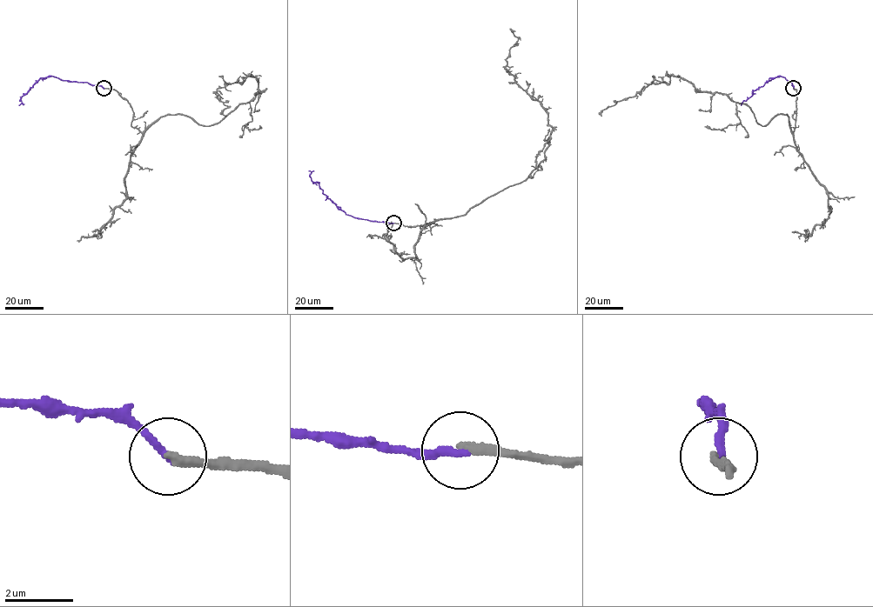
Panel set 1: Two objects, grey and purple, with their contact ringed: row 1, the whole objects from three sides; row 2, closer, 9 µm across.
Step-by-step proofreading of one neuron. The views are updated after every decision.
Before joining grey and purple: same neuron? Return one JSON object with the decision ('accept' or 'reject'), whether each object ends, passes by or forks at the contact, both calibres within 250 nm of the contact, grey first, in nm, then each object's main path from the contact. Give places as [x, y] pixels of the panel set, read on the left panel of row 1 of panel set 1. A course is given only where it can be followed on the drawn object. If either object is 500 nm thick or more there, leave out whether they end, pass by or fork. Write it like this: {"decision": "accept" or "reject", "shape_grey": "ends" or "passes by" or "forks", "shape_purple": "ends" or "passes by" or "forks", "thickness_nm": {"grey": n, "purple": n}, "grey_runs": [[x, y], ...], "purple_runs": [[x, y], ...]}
{"decision": "reject", "shape_grey": "ends", "shape_purple": "ends", "thickness_nm": {"grey": 240, "purple": 240}, "grey_runs": [[104, 88], [144, 132], [168, 114], [212, 125], [262, 92], [255, 77], [217, 89], [225, 116]], "purple_runs": [[104, 88], [53, 76], [41, 77], [22, 96], [19, 105]]}

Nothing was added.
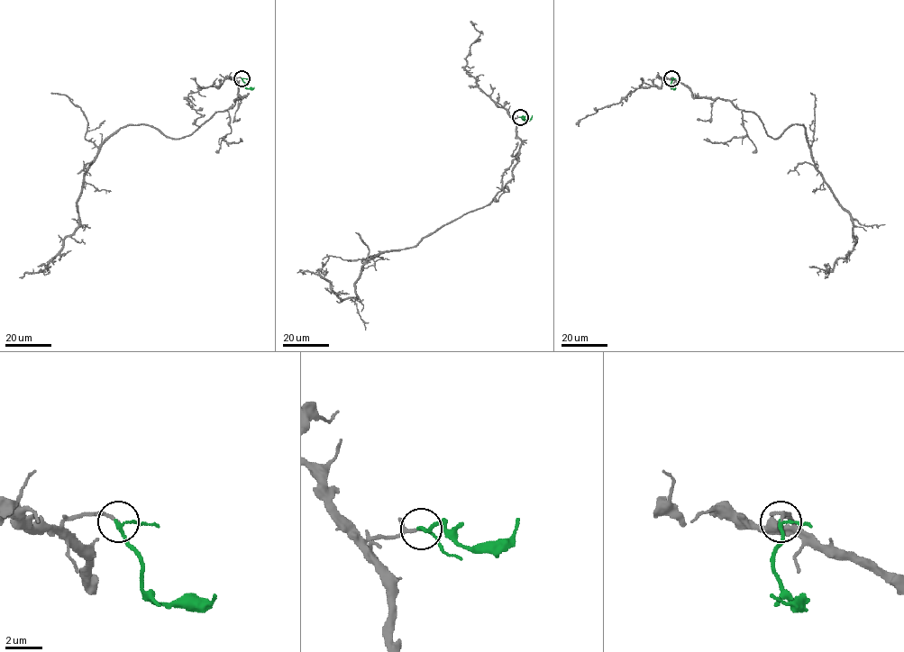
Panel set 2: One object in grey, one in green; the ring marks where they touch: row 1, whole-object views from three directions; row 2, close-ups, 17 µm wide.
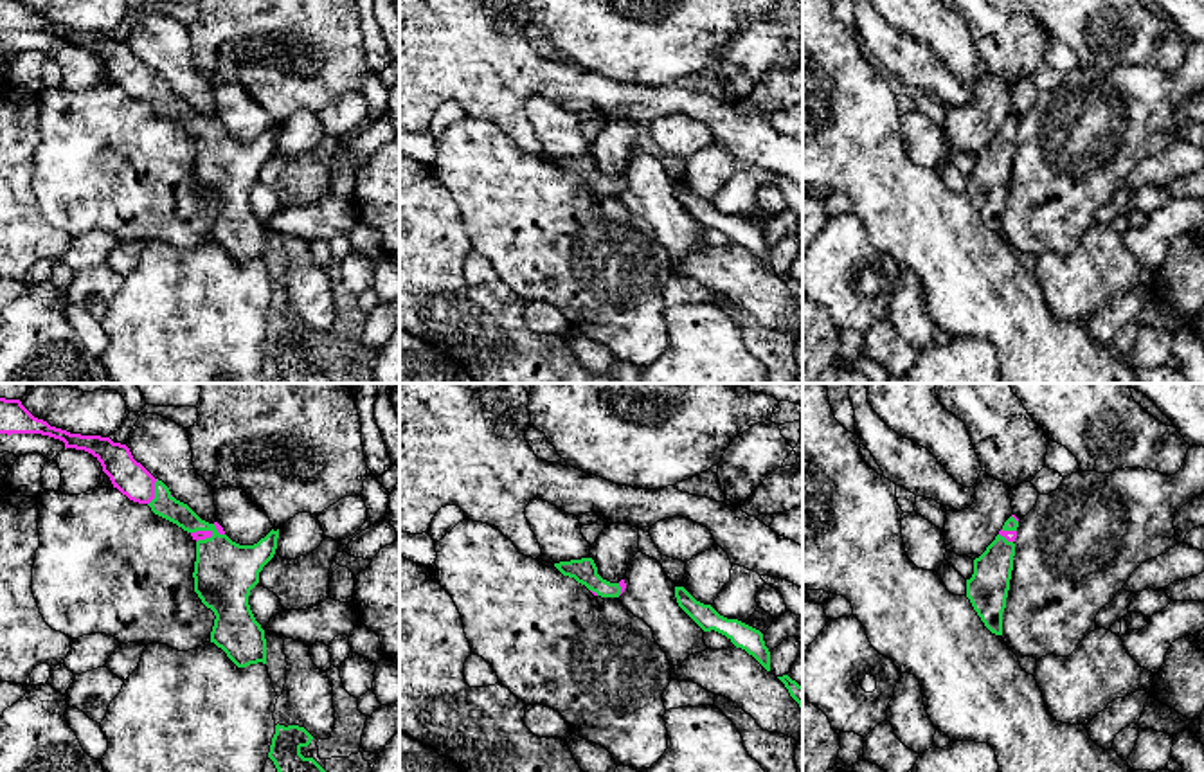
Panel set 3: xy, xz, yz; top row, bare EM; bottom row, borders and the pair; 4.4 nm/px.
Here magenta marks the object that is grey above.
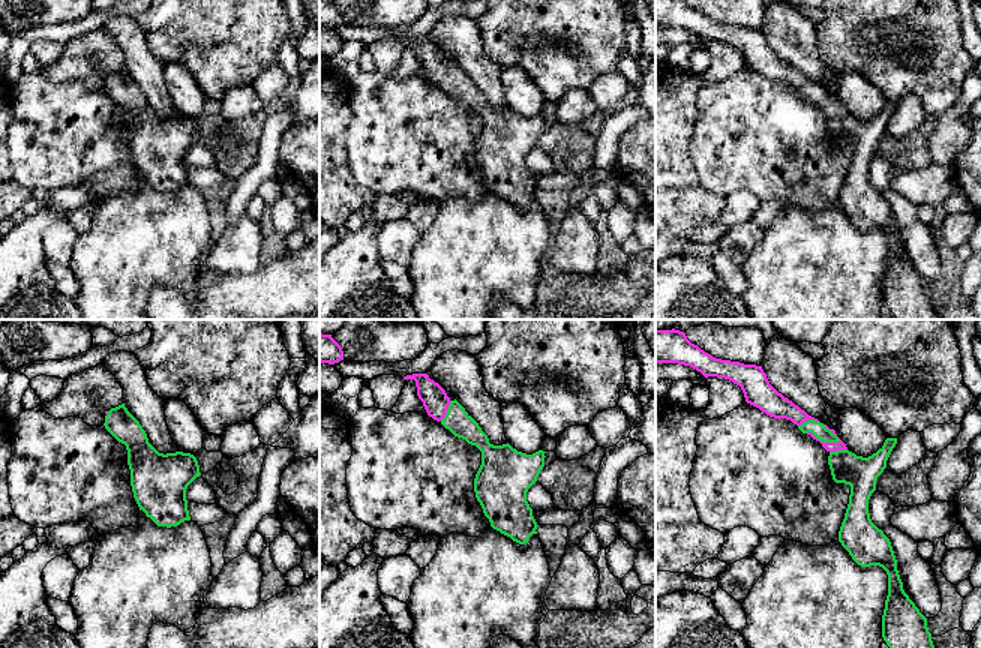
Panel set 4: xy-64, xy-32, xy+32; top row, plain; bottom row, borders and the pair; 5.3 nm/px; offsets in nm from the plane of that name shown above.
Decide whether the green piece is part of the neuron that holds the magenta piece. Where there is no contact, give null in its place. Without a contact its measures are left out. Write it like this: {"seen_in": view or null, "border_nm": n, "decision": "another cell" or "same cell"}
{"seen_in": "xy", "border_nm": 130, "decision": "same cell"}

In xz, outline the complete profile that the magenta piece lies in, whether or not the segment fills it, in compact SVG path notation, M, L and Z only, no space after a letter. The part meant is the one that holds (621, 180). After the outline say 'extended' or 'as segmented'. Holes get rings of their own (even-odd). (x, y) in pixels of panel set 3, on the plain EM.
M592 155L571 157L554 160L554 164L569 175L574 175L578 180L585 182L594 193L601 194L619 194L626 180L610 180L598 171L598 164Z; extended

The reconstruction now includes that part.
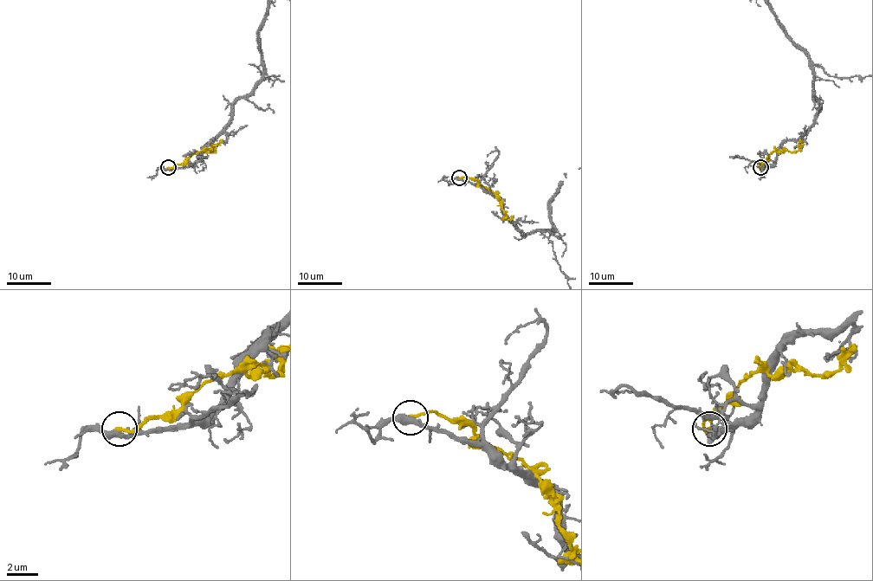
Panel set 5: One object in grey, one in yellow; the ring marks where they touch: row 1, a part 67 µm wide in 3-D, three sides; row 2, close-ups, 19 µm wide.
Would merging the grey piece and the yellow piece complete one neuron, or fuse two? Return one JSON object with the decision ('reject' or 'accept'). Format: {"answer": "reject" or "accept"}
{"answer": "reject"}

